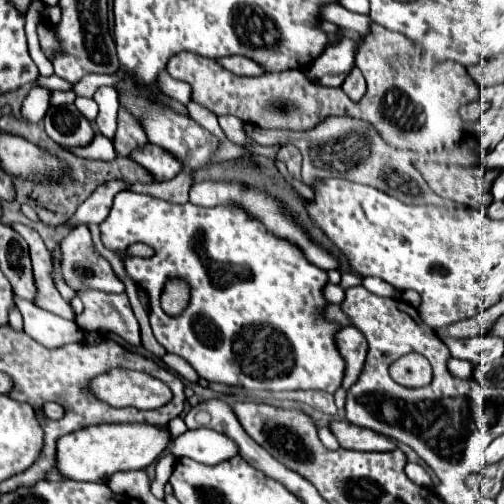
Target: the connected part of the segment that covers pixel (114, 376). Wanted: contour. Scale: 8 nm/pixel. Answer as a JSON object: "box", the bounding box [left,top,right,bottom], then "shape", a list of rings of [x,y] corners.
{"box":[91,371,171,409],"shape":[[[109,371],[91,381],[91,387],[99,399],[113,407],[157,409],[171,399],[171,391],[165,383],[135,371]]]}

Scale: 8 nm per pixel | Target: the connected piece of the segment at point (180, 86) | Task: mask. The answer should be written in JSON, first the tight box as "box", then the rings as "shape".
{"box":[159,71,191,103],"shape":[[[163,71],[163,75],[159,75],[159,91],[181,101],[181,103],[191,103],[191,85],[189,83],[183,83],[183,81],[177,81],[177,79],[171,79],[171,75],[167,75],[167,71]]]}

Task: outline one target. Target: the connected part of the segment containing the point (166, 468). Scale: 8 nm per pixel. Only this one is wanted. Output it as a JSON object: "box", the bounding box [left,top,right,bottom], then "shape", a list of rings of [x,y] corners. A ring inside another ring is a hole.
{"box":[151,453,175,499],"shape":[[[167,453],[165,457],[161,457],[161,459],[157,461],[157,477],[155,477],[153,487],[151,487],[151,493],[153,493],[157,499],[163,499],[163,487],[165,487],[167,479],[171,477],[173,465],[175,465],[175,457],[171,457],[171,453]]]}

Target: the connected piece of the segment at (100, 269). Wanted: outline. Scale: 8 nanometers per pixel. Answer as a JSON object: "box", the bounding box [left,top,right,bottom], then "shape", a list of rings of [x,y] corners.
{"box":[61,225,125,293],"shape":[[[79,225],[79,227],[71,229],[61,239],[61,273],[63,273],[65,283],[75,293],[89,291],[89,289],[97,289],[97,291],[105,291],[105,293],[123,293],[125,291],[123,283],[115,277],[111,265],[95,251],[87,225]]]}

